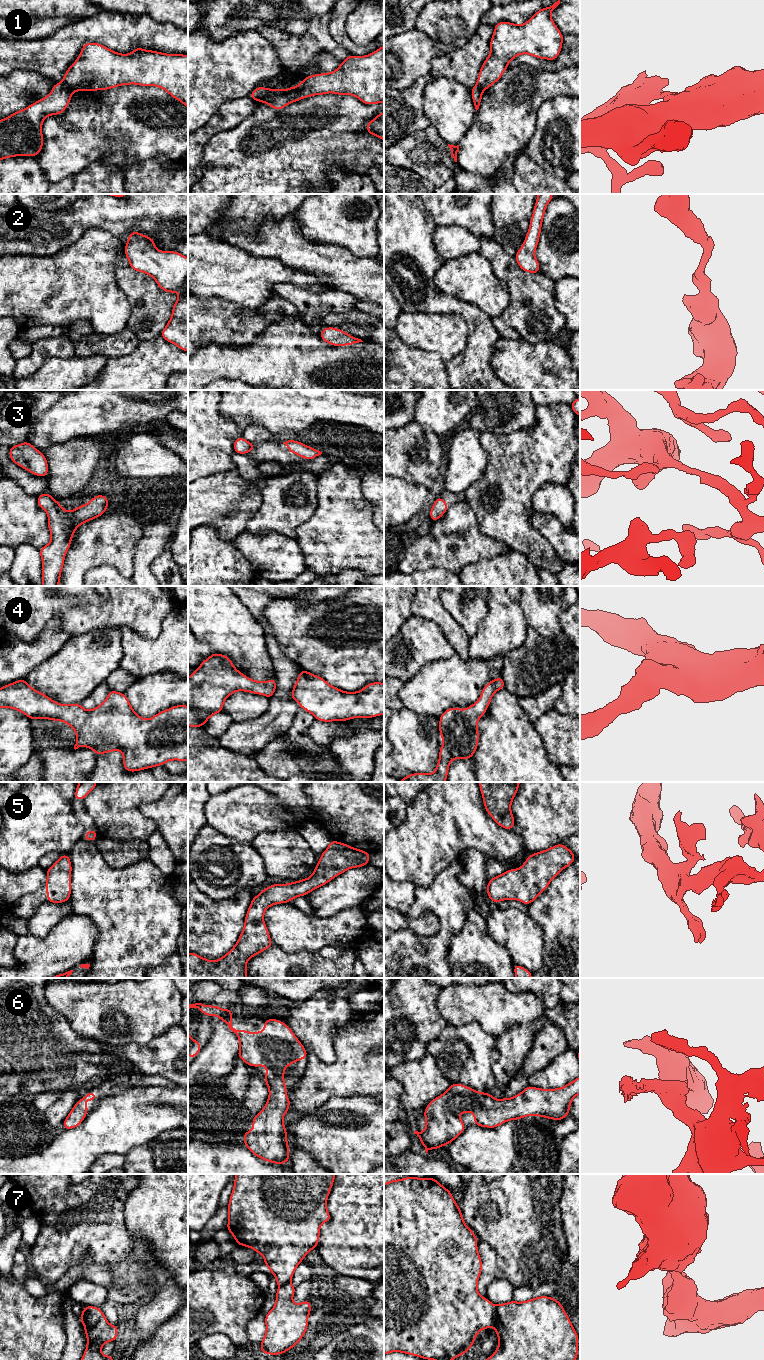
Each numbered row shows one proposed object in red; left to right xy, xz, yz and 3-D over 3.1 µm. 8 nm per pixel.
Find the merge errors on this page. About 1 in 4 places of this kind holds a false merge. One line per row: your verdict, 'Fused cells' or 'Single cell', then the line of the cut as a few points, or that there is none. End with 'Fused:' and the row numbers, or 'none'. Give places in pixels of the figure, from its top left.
1: Fused cells. Split along xy (62, 82), (74, 90)
2: Single cell. No split
3: Single cell. No split
4: Single cell. No split
5: Single cell. No split
6: Single cell. No split
7: Fused cells. Split along yz (496, 1306), (496, 1319), (493, 1325)
Fused: 1, 7

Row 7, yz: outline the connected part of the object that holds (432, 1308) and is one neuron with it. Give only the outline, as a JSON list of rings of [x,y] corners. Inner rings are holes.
[[[407,1176],[404,1179],[389,1180],[384,1184],[384,1355],[401,1352],[427,1360],[453,1360],[464,1355],[473,1346],[480,1330],[494,1326],[496,1306],[482,1297],[477,1289],[482,1272],[477,1241],[475,1233],[465,1224],[460,1206],[456,1204],[451,1192],[435,1178]]]

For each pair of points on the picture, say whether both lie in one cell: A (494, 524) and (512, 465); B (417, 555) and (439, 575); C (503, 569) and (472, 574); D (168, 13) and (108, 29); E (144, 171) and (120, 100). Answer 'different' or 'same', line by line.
A: same
B: different
C: same
D: different
E: different

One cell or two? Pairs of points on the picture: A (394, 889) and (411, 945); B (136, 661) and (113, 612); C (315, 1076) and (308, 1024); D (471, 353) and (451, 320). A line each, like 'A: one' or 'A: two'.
A: two
B: two
C: two
D: two

